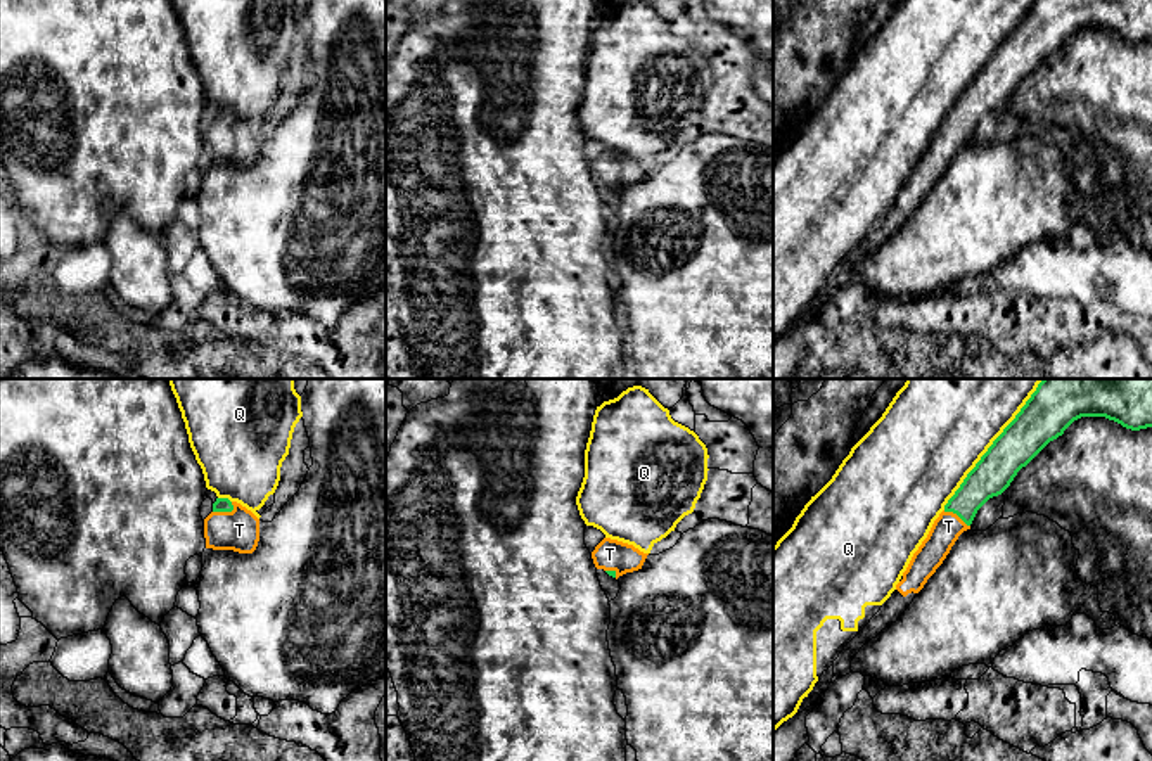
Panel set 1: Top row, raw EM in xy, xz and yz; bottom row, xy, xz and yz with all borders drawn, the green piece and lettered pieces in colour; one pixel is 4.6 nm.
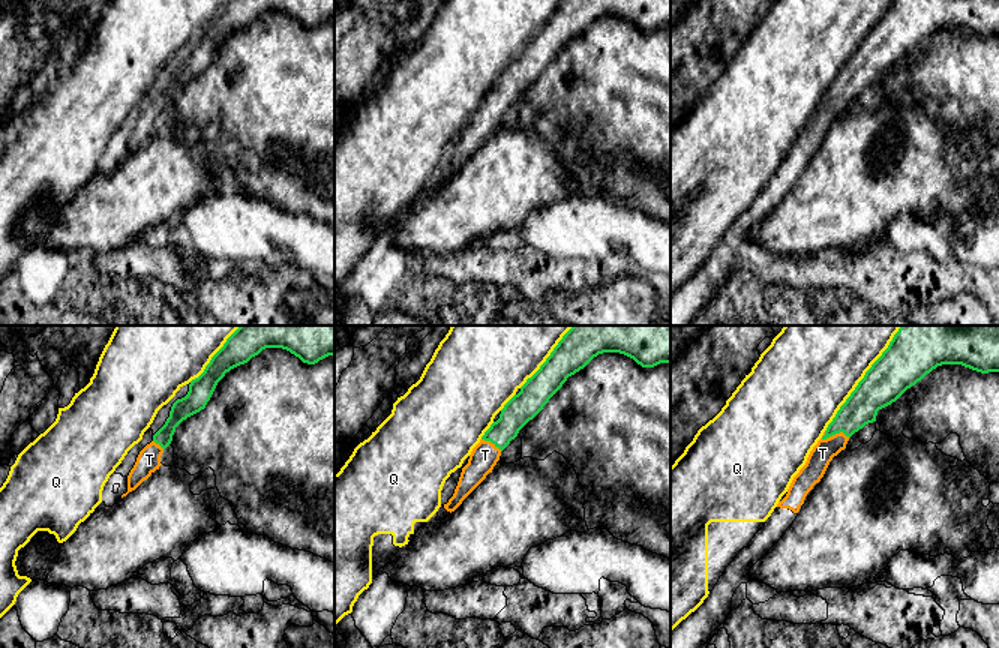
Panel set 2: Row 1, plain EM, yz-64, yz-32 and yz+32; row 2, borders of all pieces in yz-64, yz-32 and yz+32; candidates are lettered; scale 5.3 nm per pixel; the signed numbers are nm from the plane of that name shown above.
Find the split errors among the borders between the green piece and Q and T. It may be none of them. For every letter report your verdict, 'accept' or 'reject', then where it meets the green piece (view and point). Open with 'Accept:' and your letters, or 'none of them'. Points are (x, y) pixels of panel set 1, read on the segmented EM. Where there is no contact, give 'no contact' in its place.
Accept: T
Q: reject | yz (992, 445)
T: accept | xy (224, 511)

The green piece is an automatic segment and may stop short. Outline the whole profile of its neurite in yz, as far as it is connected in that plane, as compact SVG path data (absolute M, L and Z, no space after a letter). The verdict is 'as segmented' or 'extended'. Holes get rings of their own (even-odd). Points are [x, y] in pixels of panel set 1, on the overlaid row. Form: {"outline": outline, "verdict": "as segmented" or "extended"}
{"outline": "M1043 379L1015 419L993 441L955 495L948 500L944 510L934 521L927 538L913 553L906 571L896 585L896 590L834 661L832 683L837 678L853 673L851 661L860 649L898 621L927 579L943 564L958 536L970 529L977 510L989 498L1002 495L1022 467L1026 467L1050 441L1062 436L1064 431L1081 417L1105 417L1131 431L1152 427L1152 379Z", "verdict": "extended"}

